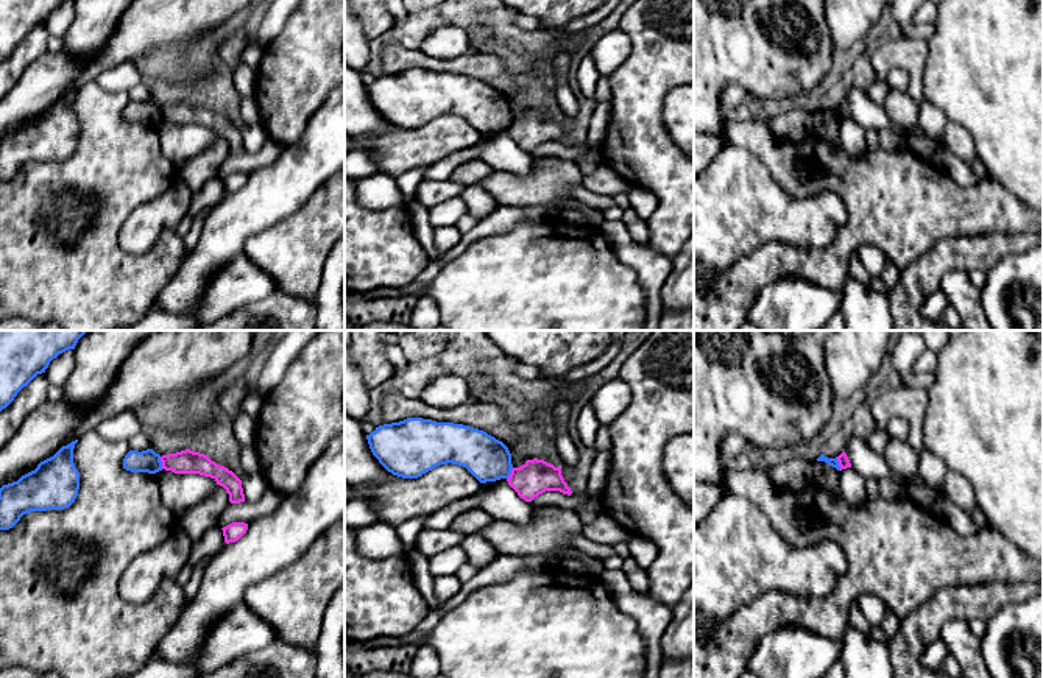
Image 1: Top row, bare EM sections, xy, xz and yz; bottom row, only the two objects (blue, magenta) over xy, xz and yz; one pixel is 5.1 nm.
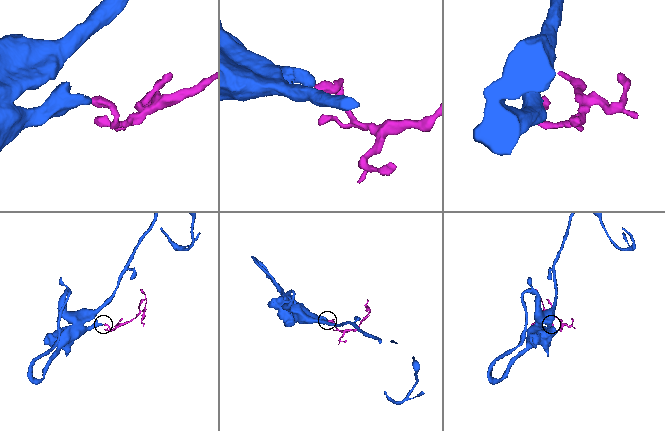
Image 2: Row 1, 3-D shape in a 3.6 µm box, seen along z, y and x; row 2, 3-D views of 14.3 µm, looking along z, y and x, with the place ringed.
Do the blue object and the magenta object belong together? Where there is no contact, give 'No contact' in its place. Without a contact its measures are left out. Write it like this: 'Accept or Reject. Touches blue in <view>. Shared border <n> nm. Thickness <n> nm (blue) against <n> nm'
Reject. Touches blue in yz. Shared border 80 nm. Thickness 50 nm (blue) against 60 nm

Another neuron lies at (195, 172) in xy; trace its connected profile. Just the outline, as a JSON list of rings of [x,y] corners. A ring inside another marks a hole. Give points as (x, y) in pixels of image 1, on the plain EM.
[[[217,136],[206,150],[184,161],[178,167],[178,179],[181,179],[195,193],[209,179],[217,178],[221,164],[229,154],[229,145],[223,137]]]

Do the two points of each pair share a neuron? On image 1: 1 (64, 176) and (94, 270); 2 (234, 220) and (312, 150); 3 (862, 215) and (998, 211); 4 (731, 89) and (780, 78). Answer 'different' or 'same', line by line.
1: same
2: same
3: same
4: different

